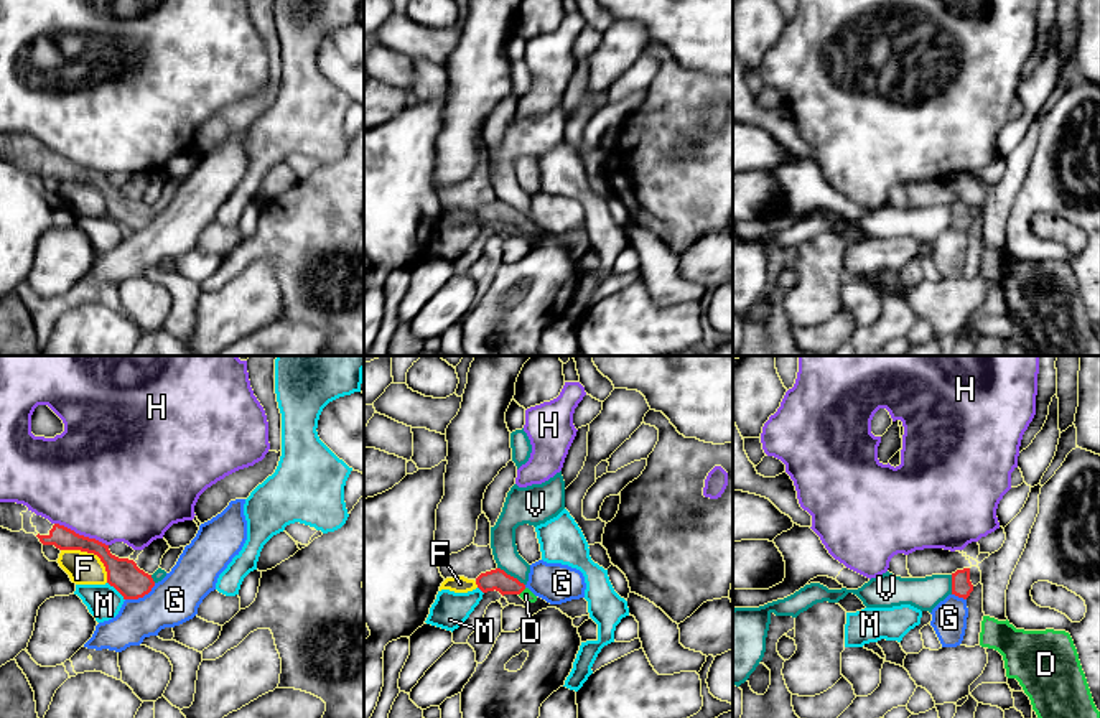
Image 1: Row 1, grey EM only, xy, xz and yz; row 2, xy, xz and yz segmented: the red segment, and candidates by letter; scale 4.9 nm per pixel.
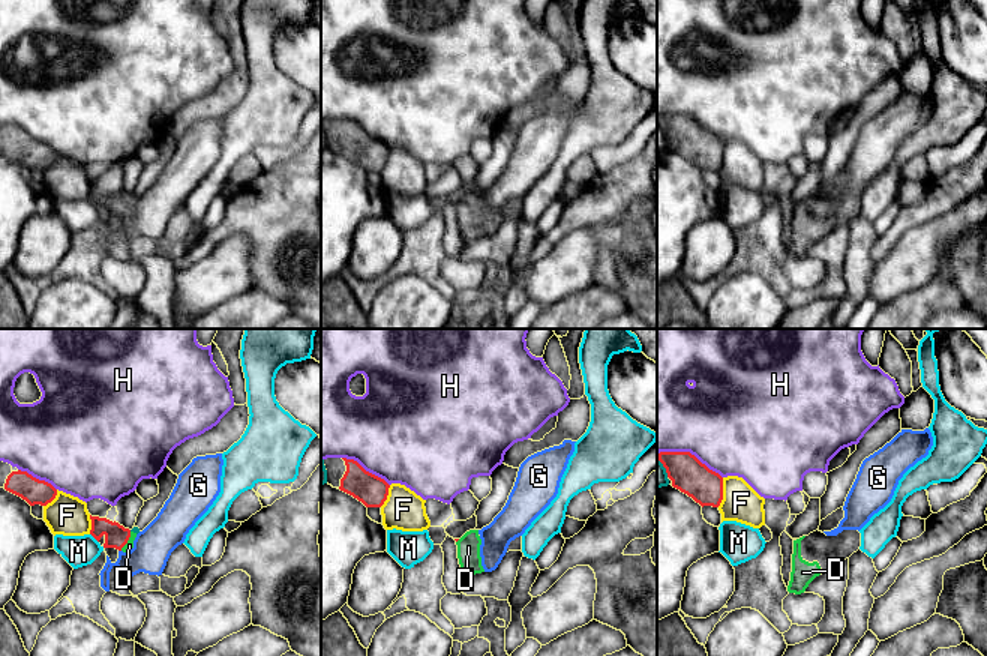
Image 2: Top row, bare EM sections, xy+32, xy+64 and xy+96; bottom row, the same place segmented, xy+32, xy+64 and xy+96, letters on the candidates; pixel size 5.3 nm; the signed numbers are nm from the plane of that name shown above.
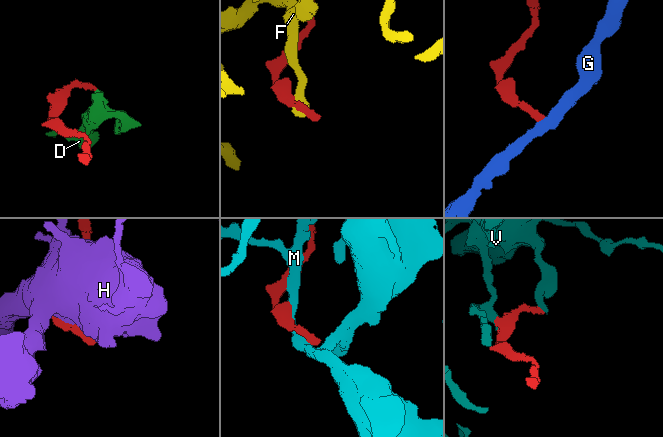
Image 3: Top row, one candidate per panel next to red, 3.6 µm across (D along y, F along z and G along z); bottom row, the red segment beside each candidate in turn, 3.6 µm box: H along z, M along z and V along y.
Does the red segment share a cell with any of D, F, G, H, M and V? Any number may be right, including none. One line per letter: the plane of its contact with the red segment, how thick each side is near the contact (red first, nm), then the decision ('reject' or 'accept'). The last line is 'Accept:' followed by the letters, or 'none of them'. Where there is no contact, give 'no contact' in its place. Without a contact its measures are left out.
D: xz | 100/60 nm | accept
F: xy | 160/160 nm | reject
G: xy | 160/240 nm | reject
H: xy | 130/480 nm | reject
M: xy | 160/170 nm | reject
V: xz | 100/130 nm | reject
Accept: D

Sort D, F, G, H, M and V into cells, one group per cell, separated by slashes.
D / F / G / H / M / V

